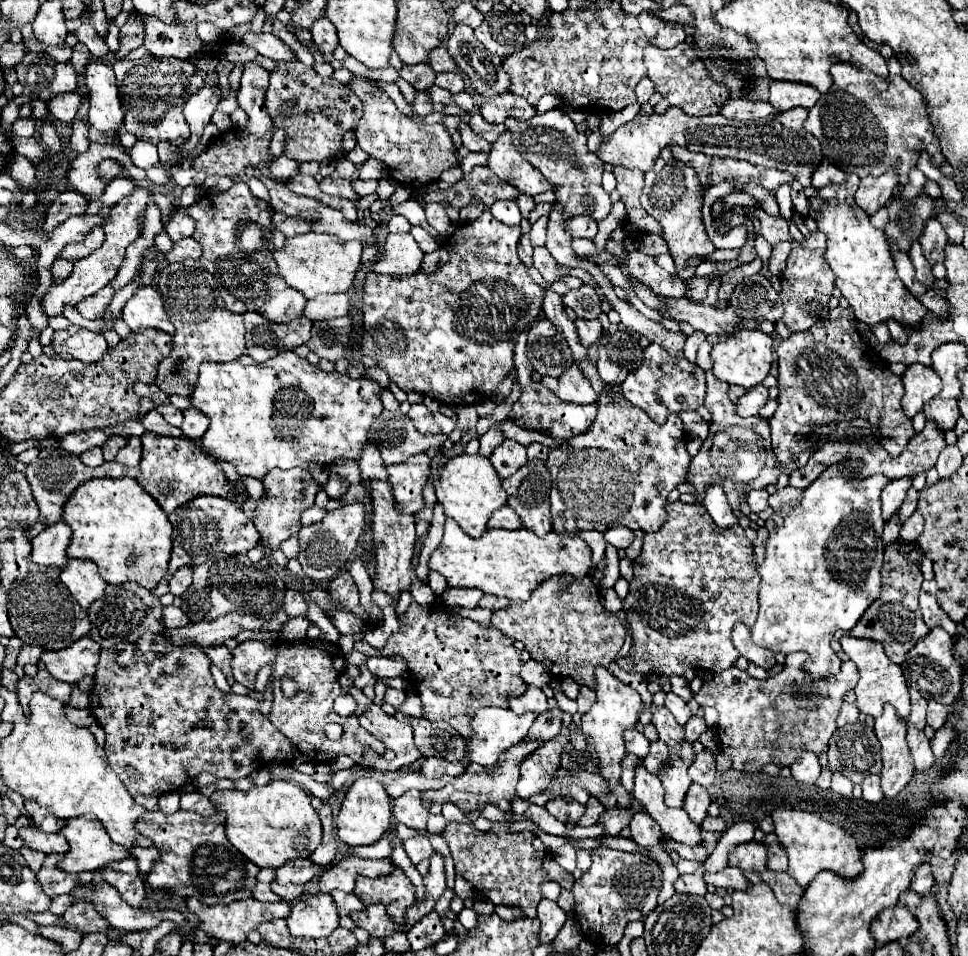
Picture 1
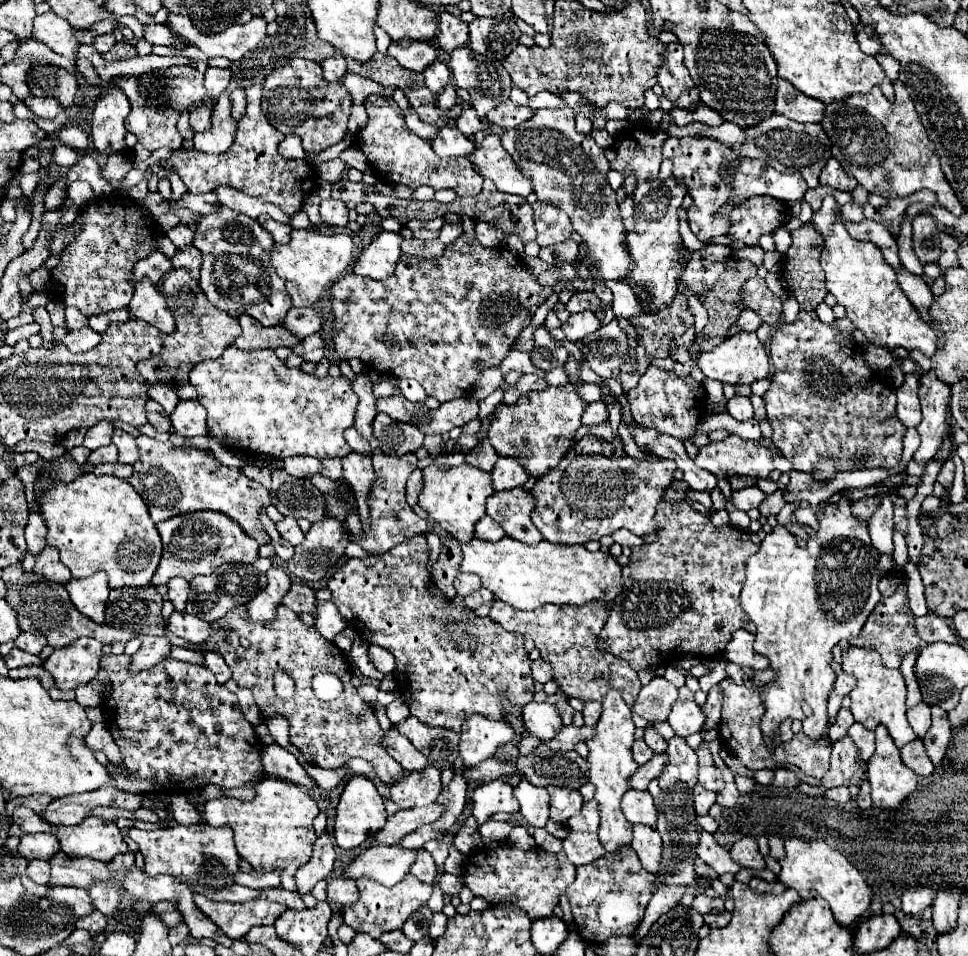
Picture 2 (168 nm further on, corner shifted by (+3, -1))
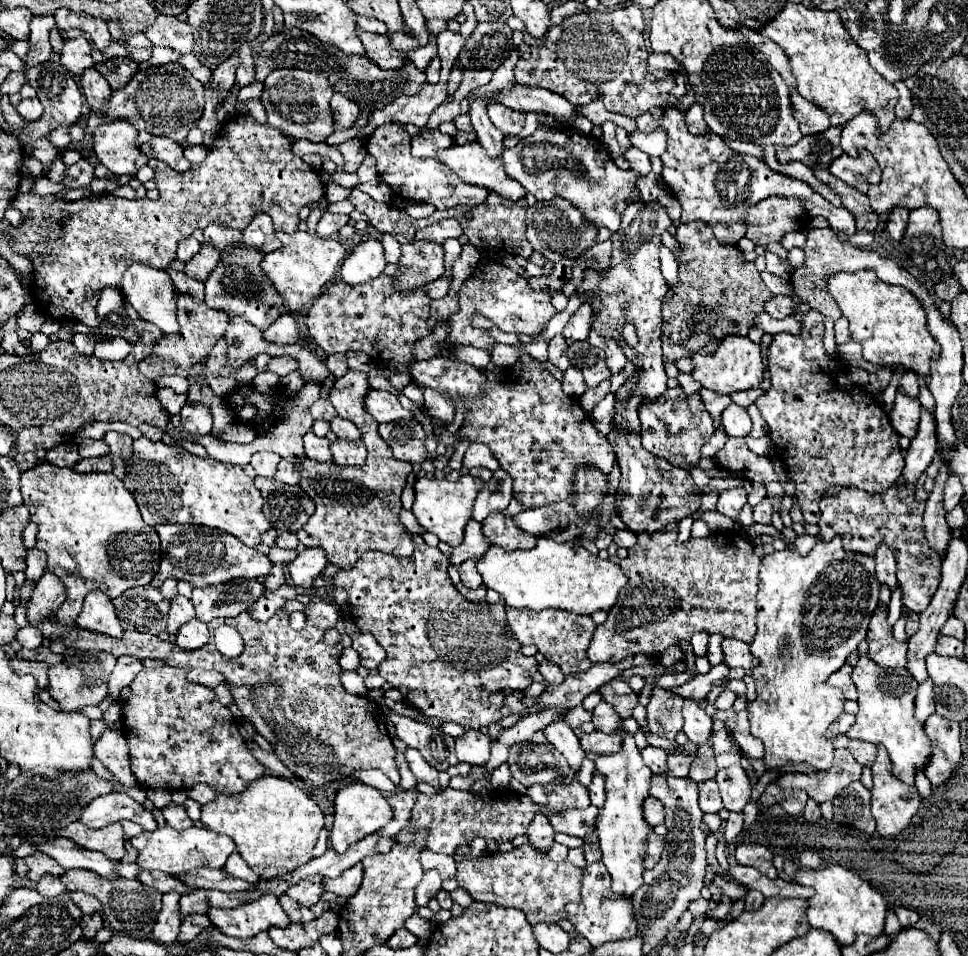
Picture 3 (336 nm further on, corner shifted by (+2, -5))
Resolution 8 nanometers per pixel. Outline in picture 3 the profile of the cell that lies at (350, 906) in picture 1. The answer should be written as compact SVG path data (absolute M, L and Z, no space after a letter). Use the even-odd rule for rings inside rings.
M357 864L349 870L345 870L337 878L323 878L323 888L325 888L325 892L333 892L333 894L349 900L361 886L361 878L363 878L363 868L361 868L361 864Z

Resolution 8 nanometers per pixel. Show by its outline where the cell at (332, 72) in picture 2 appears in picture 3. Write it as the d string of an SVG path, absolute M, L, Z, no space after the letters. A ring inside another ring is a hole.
M333 92L331 108L333 108L333 116L337 116L337 130L347 130L355 122L355 118L359 114L357 102L351 100L343 92Z

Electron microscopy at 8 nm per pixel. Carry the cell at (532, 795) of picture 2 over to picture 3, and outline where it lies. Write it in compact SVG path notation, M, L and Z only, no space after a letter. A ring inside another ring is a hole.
M537 812L533 818L533 824L529 824L527 836L533 844L533 848L537 848L539 852L545 852L551 844L553 844L553 826L549 826L549 818L543 812Z

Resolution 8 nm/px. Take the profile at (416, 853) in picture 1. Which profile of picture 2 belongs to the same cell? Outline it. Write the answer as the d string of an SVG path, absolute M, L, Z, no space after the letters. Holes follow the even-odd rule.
M420 850L416 864L410 868L410 874L414 874L424 884L434 884L434 876L436 876L434 858L426 850Z

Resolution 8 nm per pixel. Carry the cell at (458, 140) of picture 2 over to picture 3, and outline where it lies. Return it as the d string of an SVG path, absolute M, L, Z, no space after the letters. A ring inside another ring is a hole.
M439 130L433 132L425 132L425 134L417 134L413 138L413 156L417 158L437 158L439 150L451 148L455 144L455 140L447 134L441 134Z

